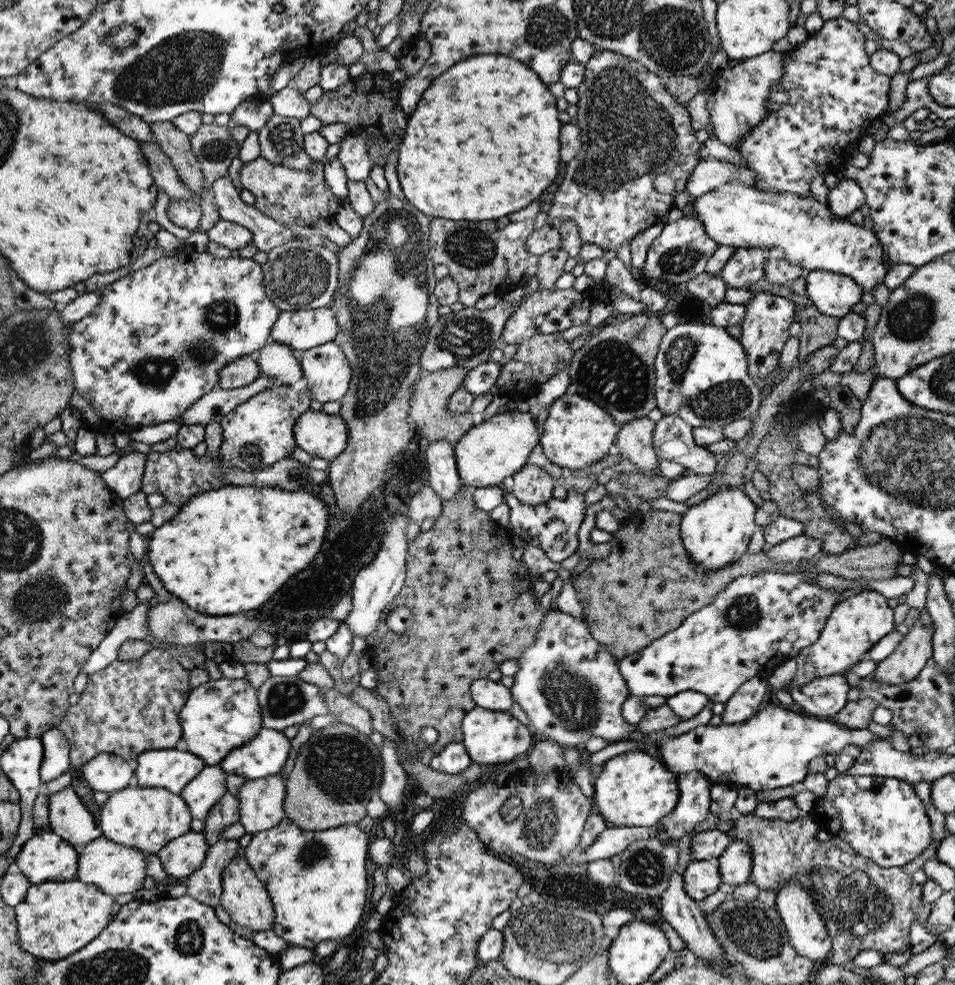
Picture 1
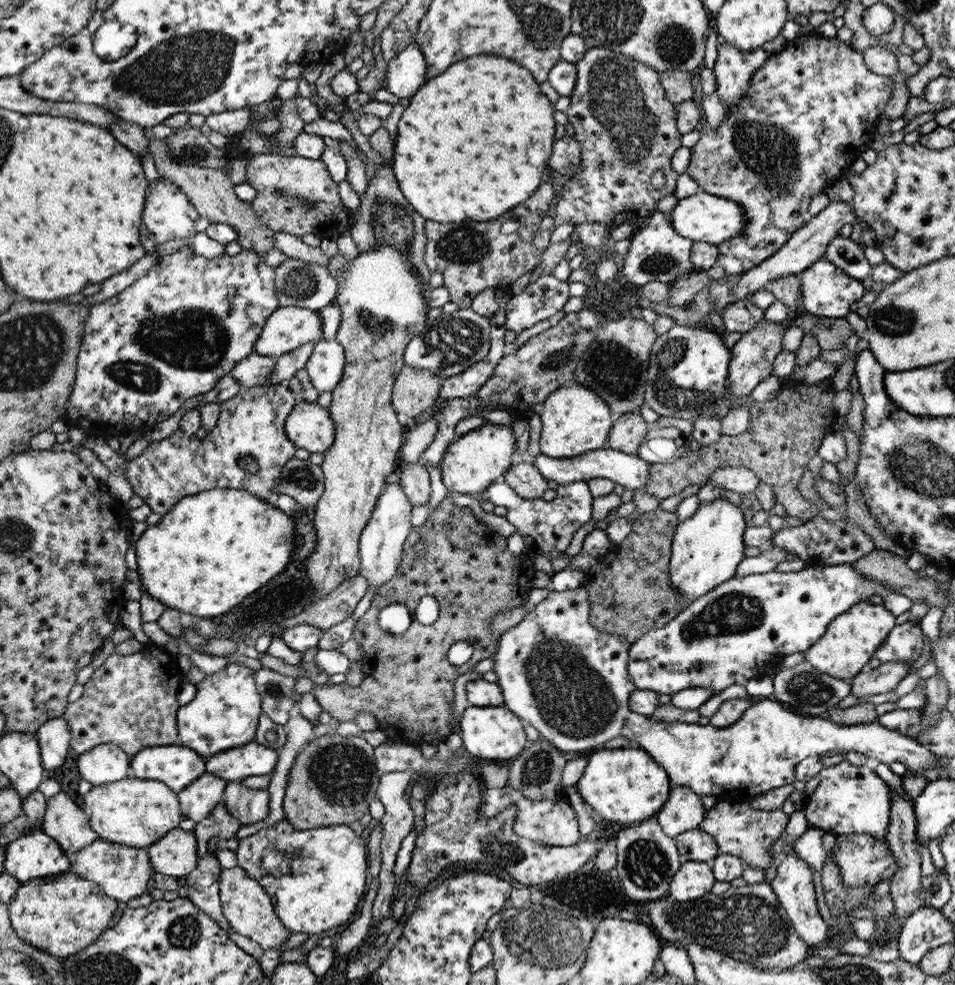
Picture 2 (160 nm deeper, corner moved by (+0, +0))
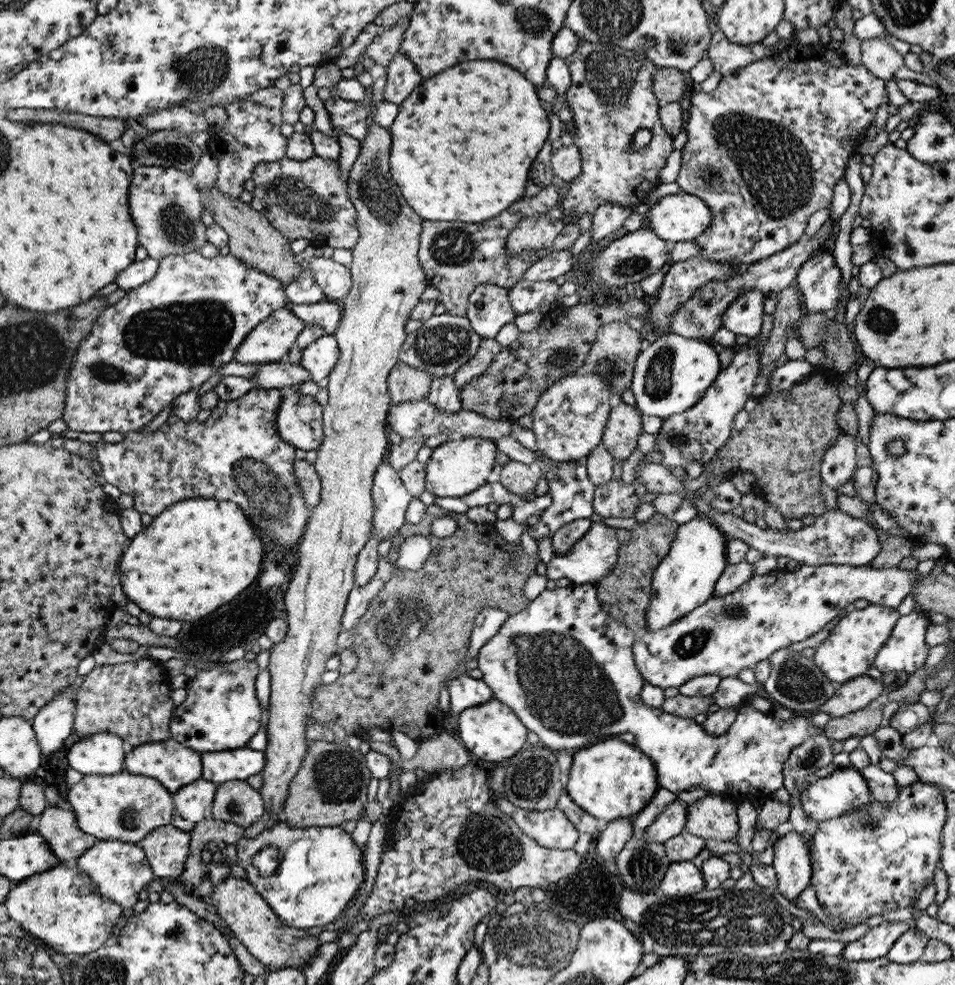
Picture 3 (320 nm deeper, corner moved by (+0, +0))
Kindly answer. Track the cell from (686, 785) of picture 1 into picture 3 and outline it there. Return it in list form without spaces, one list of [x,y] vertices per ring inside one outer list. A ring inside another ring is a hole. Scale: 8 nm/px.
[[[684,801],[670,803],[657,817],[649,824],[643,832],[643,837],[649,842],[658,844],[666,842],[669,838],[684,832],[687,821],[687,804]]]

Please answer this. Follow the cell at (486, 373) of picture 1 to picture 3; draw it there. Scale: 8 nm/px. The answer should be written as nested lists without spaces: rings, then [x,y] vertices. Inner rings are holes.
[[[495,338],[483,339],[478,347],[476,354],[470,360],[466,361],[465,365],[460,366],[453,374],[456,386],[461,390],[471,382],[472,379],[477,379],[490,366],[494,357],[503,350],[503,345]]]

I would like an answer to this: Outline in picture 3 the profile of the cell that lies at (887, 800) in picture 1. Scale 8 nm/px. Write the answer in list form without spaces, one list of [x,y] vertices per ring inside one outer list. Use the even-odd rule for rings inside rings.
[[[852,766],[848,769],[836,768],[830,776],[816,780],[814,784],[810,784],[800,794],[804,812],[811,816],[816,823],[835,819],[848,811],[855,811],[860,807],[867,806],[872,799],[872,791],[868,789],[866,779],[861,775],[858,768]]]

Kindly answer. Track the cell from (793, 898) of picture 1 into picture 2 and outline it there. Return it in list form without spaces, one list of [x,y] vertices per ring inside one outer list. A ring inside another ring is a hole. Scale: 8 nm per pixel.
[[[796,853],[782,854],[776,864],[777,873],[774,880],[770,883],[774,894],[785,910],[786,916],[791,920],[794,932],[798,937],[810,947],[823,946],[831,936],[829,924],[827,924],[816,905],[816,895],[814,893],[814,881],[809,864],[804,862]]]

